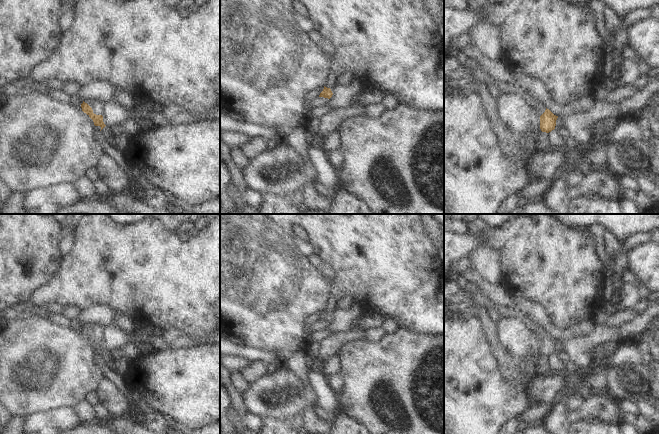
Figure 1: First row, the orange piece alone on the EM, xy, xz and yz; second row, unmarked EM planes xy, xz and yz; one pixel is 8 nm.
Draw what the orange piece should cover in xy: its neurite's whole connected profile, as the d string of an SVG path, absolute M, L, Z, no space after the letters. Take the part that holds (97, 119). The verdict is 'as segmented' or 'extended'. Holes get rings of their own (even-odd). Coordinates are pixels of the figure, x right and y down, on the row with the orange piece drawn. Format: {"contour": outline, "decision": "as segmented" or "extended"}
{"contour": "M96 99L84 100L81 108L93 120L95 126L100 126L101 130L106 126L103 122L103 103L101 101Z", "decision": "extended"}

